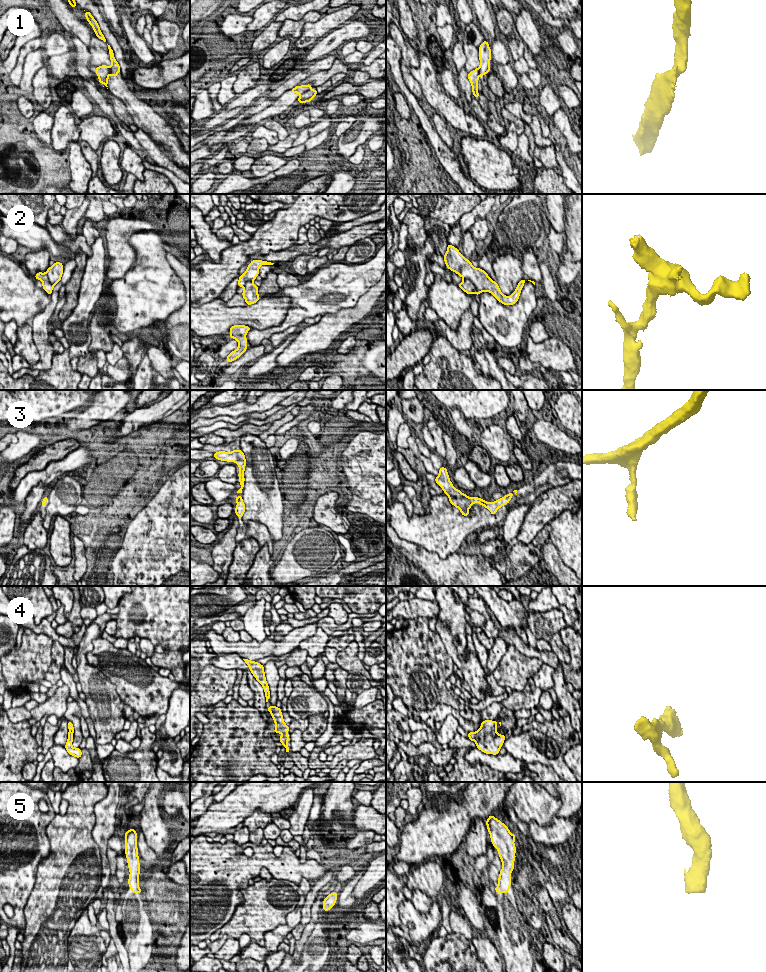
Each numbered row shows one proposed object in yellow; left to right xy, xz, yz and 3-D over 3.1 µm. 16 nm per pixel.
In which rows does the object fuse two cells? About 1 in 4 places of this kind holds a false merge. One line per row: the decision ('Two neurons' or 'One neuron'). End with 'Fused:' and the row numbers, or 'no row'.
1: Two neurons
2: Two neurons
3: One neuron
4: One neuron
5: One neuron
Fused: 1, 2

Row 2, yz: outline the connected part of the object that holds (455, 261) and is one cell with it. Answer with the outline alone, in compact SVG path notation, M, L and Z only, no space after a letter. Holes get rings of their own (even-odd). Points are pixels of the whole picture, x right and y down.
M448 244L447 252L443 258L447 268L464 279L470 279L480 293L487 291L493 294L495 298L504 305L513 305L518 301L520 292L526 282L525 279L522 279L518 283L516 290L508 297L501 293L498 284L494 282L485 271L481 268L475 268L469 259L466 259L458 249L451 244Z

